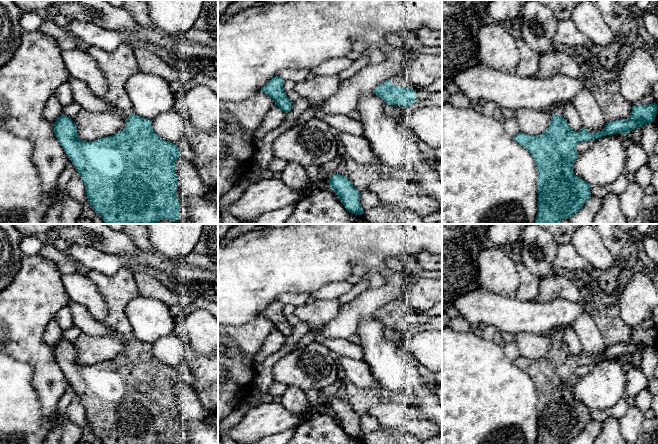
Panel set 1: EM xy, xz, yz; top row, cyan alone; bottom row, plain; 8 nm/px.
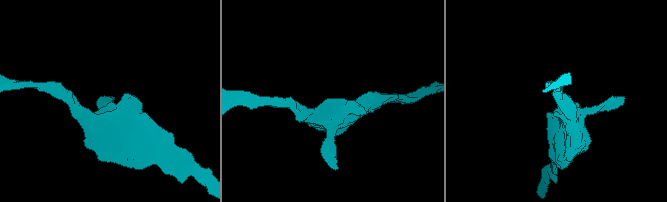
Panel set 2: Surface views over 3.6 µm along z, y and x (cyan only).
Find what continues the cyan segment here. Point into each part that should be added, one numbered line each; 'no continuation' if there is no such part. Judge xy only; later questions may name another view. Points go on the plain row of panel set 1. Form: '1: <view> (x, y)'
no continuation

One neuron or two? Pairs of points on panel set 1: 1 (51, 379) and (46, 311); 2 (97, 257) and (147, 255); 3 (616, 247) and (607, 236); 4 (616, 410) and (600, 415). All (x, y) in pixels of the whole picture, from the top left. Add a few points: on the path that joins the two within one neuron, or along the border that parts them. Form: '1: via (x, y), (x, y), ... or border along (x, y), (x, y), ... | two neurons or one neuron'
1: via (43, 362), (36, 352), (36, 328) | one neuron
2: via (109, 262), (135, 261) | one neuron
3: via (615, 244), (610, 239) | one neuron
4: via (612, 412), (604, 414) | one neuron

